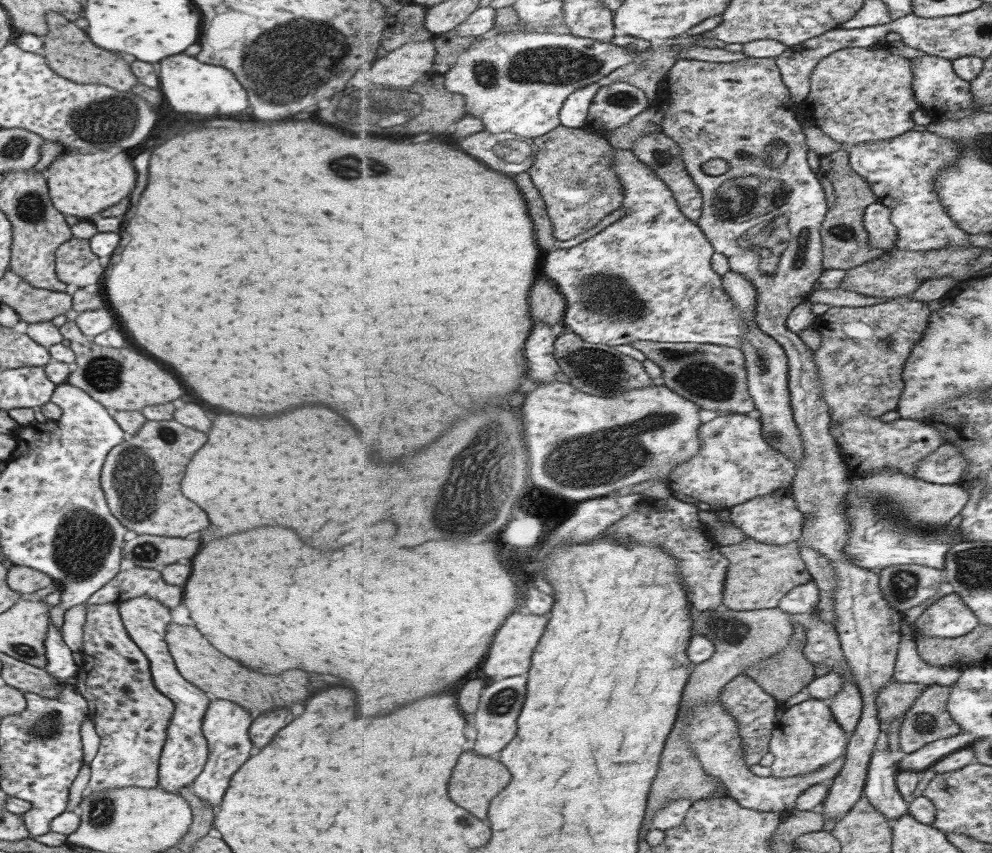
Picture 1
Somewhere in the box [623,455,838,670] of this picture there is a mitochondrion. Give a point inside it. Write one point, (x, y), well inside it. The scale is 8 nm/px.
(726, 629)

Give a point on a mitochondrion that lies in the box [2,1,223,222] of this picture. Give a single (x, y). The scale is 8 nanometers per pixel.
(112, 120)

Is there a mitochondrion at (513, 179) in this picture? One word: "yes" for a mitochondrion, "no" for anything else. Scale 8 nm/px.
no

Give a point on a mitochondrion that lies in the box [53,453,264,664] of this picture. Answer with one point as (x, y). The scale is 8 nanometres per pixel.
(144, 551)

